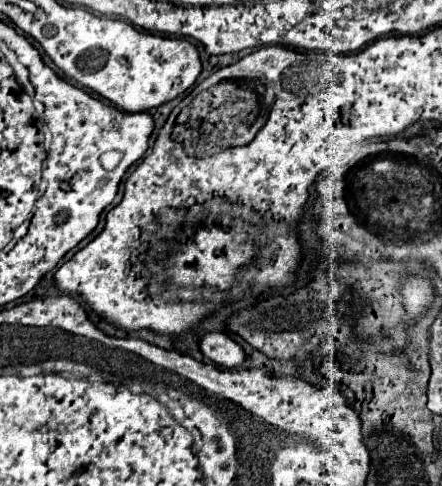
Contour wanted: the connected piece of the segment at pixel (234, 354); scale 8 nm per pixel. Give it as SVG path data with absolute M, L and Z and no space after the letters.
M221 331L205 333L199 341L199 349L207 359L211 359L213 363L227 367L227 369L239 367L245 359L243 349Z

